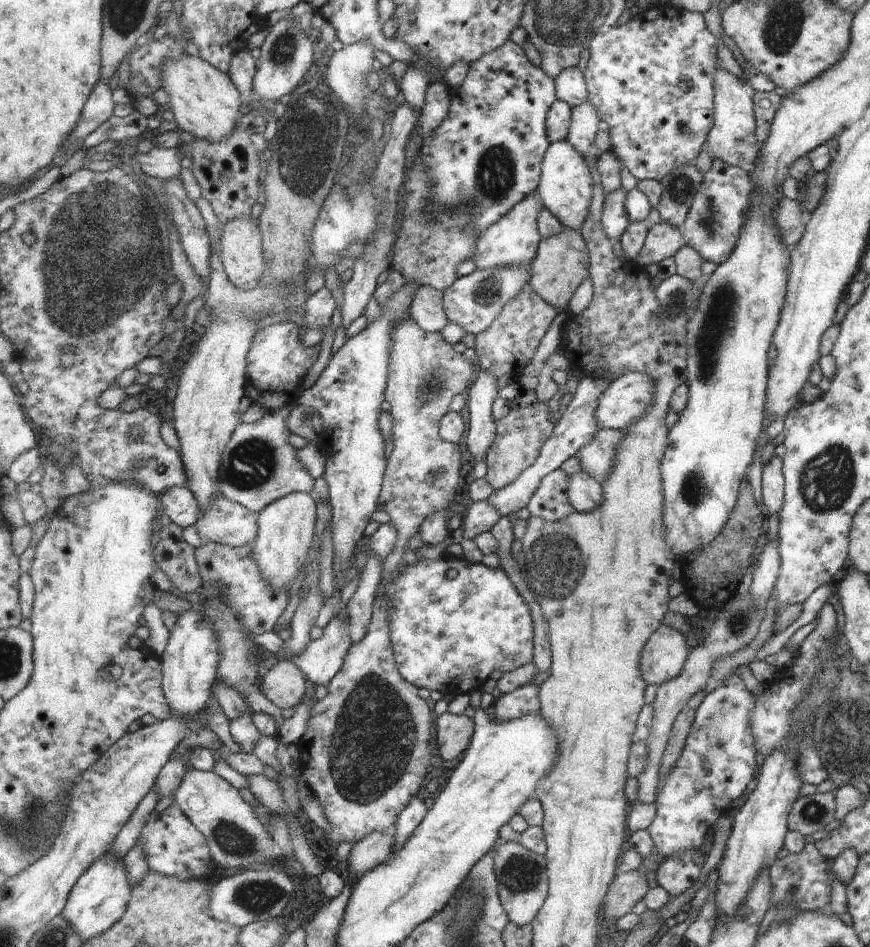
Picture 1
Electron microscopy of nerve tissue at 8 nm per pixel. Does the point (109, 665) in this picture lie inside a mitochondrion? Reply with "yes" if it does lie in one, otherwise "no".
no

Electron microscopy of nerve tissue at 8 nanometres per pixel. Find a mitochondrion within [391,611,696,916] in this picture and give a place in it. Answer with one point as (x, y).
(520, 875)

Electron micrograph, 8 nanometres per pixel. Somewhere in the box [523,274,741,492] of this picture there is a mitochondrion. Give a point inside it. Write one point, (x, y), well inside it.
(680, 298)

